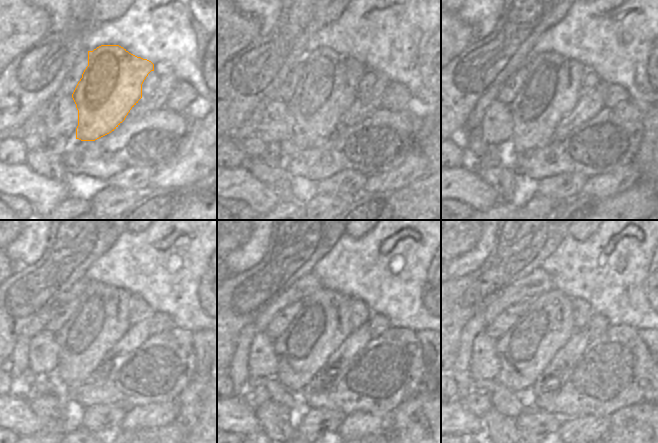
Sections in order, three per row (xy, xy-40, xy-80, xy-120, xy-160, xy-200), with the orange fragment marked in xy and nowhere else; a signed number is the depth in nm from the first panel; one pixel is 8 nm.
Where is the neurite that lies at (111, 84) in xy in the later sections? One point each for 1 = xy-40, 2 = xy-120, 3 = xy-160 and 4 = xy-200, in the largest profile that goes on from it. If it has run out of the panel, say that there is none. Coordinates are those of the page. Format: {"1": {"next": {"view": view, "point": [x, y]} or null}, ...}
{"1": {"next": {"view": "xy-40", "point": [327, 88]}}, "2": {"next": {"view": "xy-120", "point": [101, 319]}}, "3": {"next": {"view": "xy-160", "point": [323, 322]}}, "4": {"next": {"view": "xy-200", "point": [525, 350]}}}

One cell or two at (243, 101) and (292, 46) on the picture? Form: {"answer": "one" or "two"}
{"answer": "one"}

